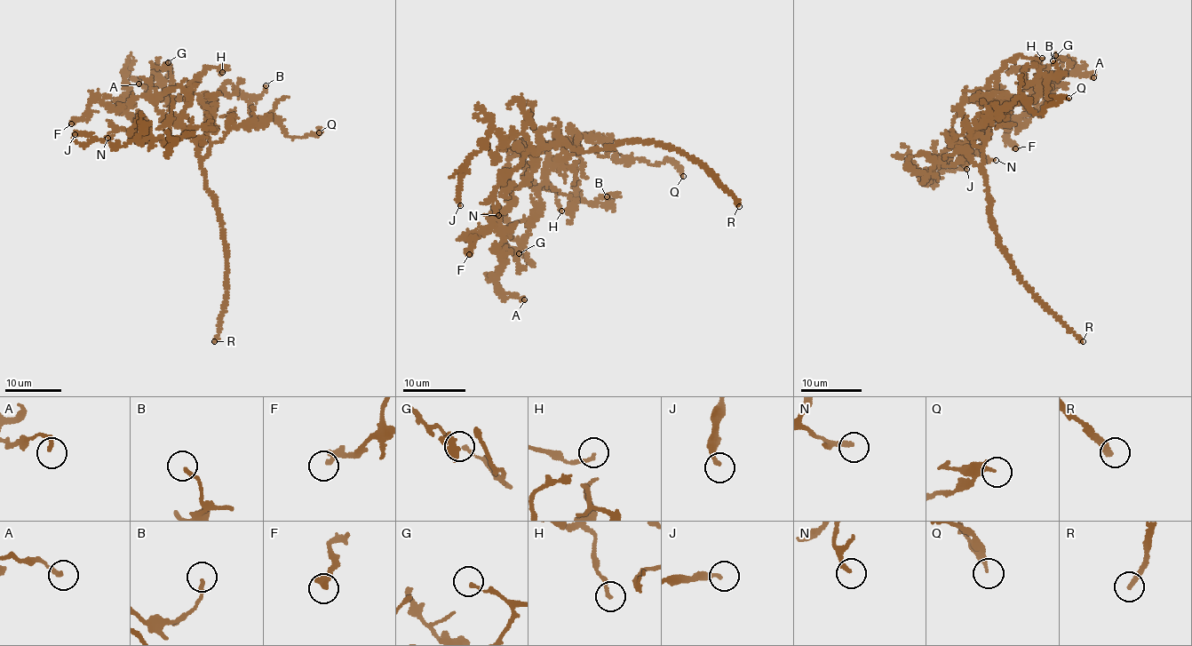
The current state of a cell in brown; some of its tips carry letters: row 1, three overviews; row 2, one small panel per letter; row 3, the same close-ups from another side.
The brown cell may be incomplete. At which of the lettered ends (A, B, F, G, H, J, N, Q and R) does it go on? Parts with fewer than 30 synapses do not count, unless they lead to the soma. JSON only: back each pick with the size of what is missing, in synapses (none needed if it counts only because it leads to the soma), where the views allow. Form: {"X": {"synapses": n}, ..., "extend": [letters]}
{"R": {"synapses": 300}, "extend": ["R"]}

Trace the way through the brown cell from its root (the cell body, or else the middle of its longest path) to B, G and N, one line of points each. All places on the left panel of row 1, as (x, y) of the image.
B: (183, 130), (202, 159), (209, 137), (200, 99), (212, 107), (227, 83), (255, 99), (266, 85)
G: (183, 130), (202, 159), (209, 147), (208, 108), (193, 93), (166, 97), (161, 82), (170, 69), (168, 62)
N: (183, 130), (181, 135), (165, 143), (159, 139), (140, 142), (121, 129), (107, 133), (107, 138)

